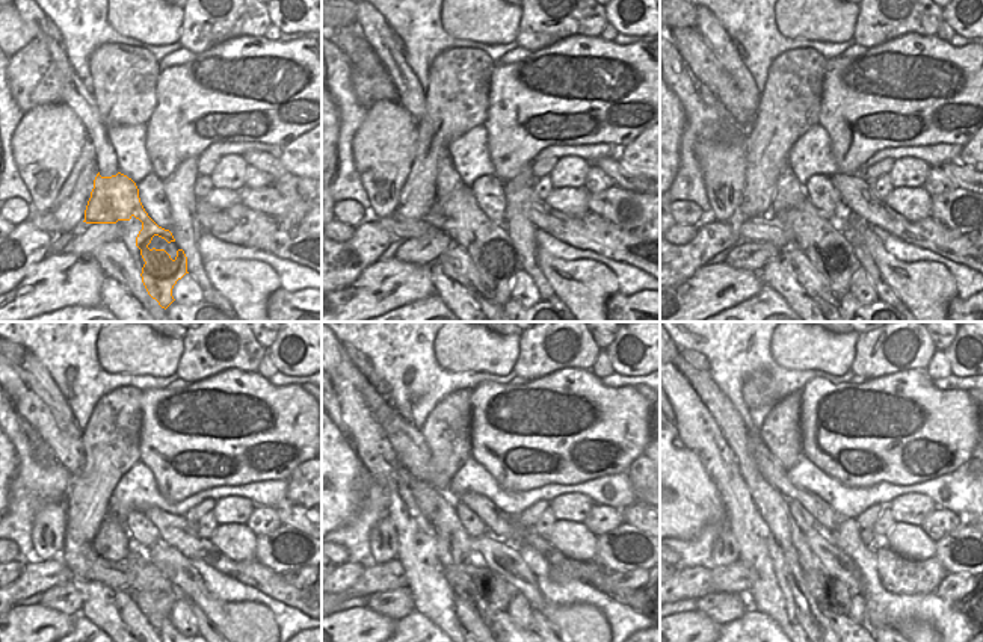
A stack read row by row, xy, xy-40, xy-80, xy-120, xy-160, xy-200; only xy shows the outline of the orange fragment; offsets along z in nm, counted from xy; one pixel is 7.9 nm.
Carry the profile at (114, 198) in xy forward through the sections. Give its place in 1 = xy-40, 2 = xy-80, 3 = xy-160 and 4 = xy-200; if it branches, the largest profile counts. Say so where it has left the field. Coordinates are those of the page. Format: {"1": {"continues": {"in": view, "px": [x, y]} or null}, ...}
{"1": {"continues": {"in": "xy-40", "px": [497, 275]}}, "2": {"continues": {"in": "xy-80", "px": [835, 271]}}, "3": {"continues": {"in": "xy-160", "px": [491, 603]}}, "4": {"continues": {"in": "xy-200", "px": [840, 609]}}}

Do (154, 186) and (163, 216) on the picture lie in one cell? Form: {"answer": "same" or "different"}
{"answer": "same"}

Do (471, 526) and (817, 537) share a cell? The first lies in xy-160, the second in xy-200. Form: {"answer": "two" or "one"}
{"answer": "two"}

